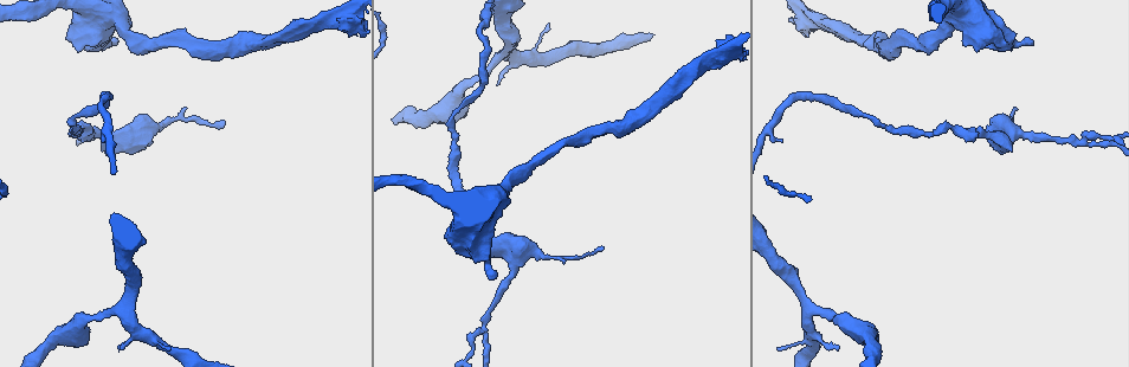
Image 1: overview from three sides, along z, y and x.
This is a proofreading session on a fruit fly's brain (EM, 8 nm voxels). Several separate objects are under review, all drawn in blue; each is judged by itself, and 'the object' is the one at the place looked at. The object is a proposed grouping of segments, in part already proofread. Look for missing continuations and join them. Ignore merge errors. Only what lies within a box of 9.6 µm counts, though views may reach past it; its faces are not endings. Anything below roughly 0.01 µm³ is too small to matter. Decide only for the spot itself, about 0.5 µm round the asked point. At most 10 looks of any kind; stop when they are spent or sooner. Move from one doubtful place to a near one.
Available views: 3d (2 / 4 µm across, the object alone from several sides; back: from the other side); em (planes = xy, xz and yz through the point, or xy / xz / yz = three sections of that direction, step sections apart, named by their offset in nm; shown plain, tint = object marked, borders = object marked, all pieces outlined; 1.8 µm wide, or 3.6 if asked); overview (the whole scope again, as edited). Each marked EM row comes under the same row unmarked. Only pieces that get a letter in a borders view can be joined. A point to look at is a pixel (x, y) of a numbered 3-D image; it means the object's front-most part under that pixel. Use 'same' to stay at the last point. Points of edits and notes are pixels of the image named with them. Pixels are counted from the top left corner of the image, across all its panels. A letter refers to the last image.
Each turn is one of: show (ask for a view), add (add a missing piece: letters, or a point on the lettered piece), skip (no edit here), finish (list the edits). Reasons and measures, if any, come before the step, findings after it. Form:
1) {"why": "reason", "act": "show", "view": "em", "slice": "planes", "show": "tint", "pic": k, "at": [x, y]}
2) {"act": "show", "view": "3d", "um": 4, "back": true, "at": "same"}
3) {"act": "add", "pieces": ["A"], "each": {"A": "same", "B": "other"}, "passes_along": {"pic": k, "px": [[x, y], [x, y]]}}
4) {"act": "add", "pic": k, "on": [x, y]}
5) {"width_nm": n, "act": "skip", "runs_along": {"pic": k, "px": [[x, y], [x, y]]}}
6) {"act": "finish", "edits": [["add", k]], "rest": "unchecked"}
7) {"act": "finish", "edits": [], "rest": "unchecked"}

{"why": "three-way junction", "act": "show", "view": "em", "slice": "yz", "step": 16, "show": "tint", "pic": 1, "at": [1084, 142]}

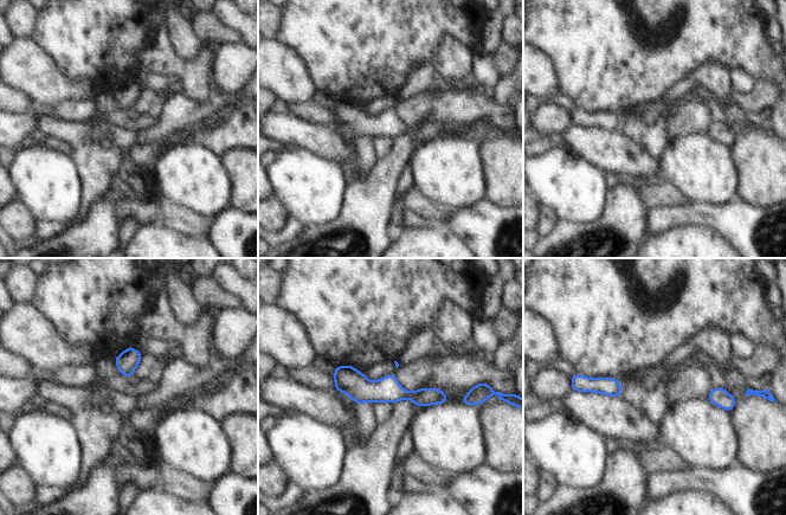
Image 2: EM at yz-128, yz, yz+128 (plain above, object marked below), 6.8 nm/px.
{"act": "show", "view": "em", "slice": "planes", "show": "tint", "at": "same"}

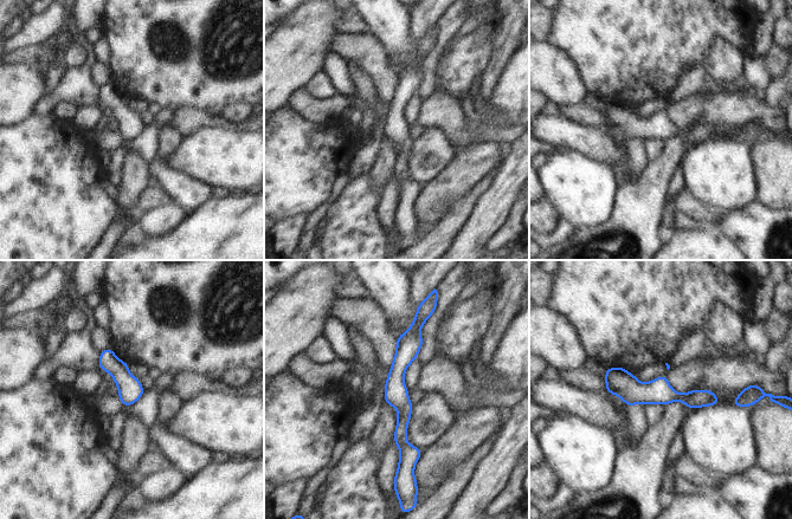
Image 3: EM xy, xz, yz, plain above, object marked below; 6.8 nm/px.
{"act": "show", "view": "em", "slice": "planes", "show": "borders", "at": "same"}

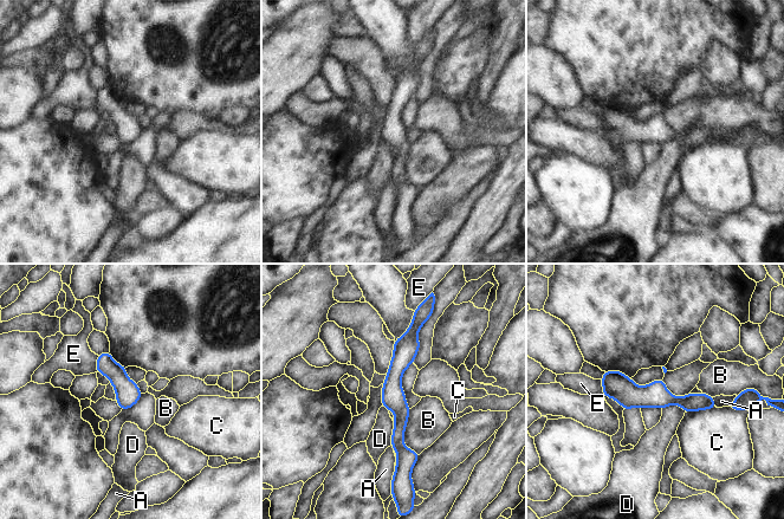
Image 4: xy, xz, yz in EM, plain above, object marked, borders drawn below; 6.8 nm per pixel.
{"longest_contact_nm": ["B", 320], "act": "skip", "each": {"A": "other", "B": "other", "C": "other", "D": "other", "E": "other"}, "found": "none of them fits"}

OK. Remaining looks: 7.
{"why": "sudden change in width", "act": "show", "view": "em", "slice": "planes", "show": "tint", "pic": 1, "at": [992, 135]}

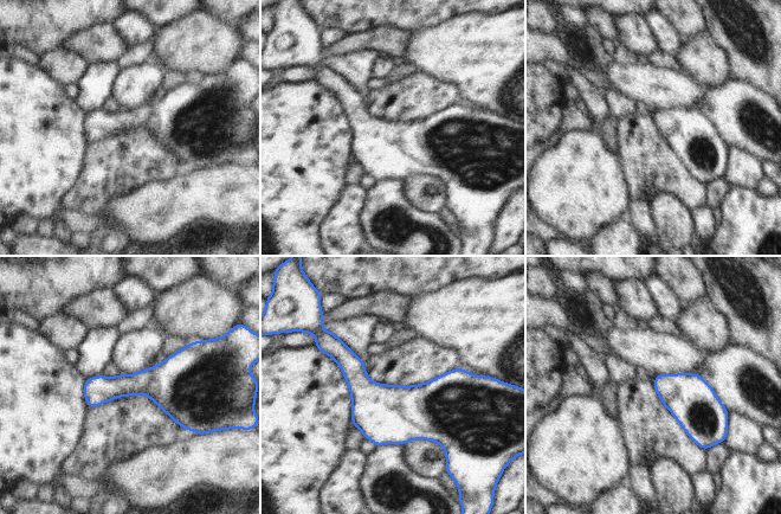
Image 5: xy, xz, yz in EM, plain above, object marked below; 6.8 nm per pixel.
{"why": "what lies round it", "act": "show", "view": "em", "slice": "planes", "show": "borders", "at": "same"}

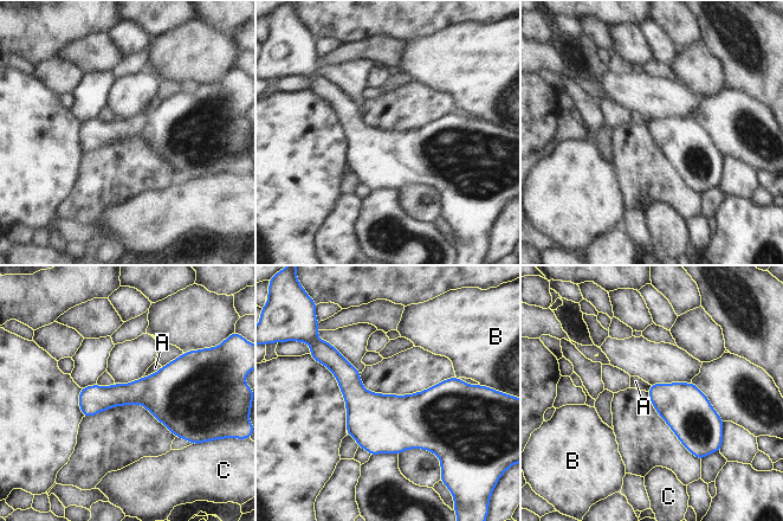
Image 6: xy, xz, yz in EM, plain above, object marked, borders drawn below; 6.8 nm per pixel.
{"width_nm": 190, "longest_contact_nm": ["A", 150], "act": "skip", "each": {"A": "other", "B": "other", "C": "other"}, "found": "no lettered piece goes on from it"}

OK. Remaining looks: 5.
{"why": "an open end", "act": "show", "view": "em", "slice": "planes", "show": "tint", "pic": 1, "at": [1031, 42]}

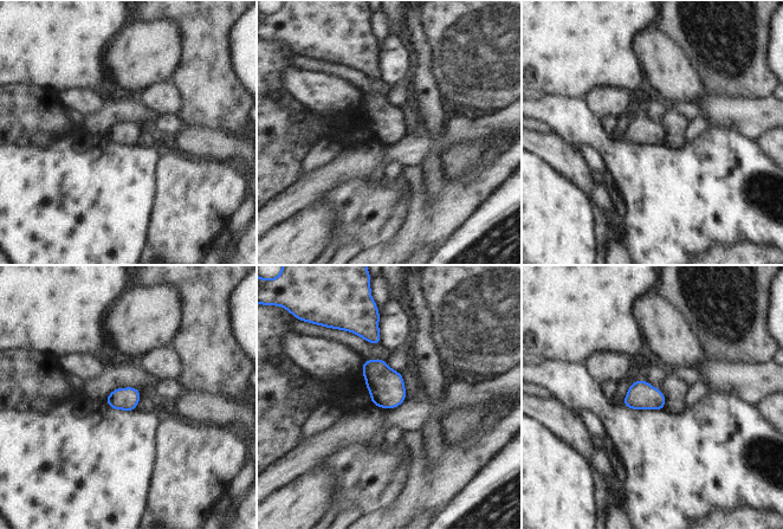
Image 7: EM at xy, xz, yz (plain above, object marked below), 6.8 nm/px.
{"act": "show", "view": "em", "slice": "planes", "show": "borders", "at": "same"}

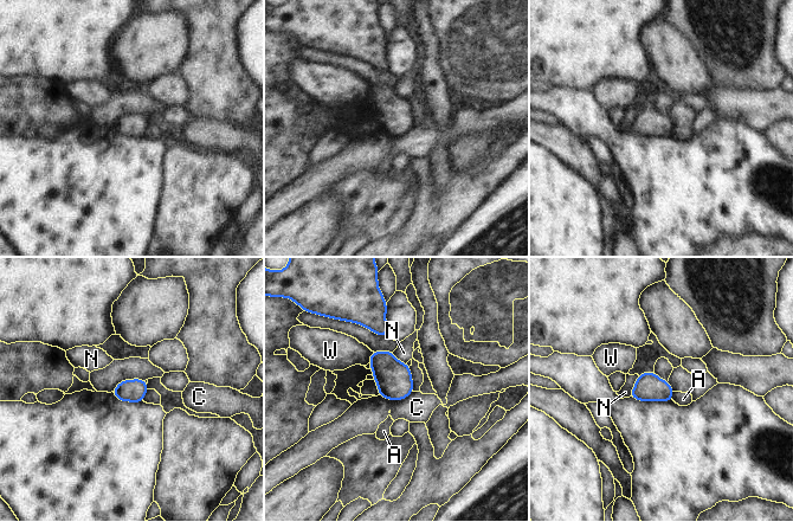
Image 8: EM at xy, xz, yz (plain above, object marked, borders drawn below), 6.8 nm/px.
{"width_nm": 150, "act": "skip", "each": {"A": "other", "C": "other", "N": "other", "W": "other"}, "border": {"pic": 8, "px": [[412, 391], [400, 399], [379, 395]]}, "found": "none of them fits"}

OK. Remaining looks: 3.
{"why": "branch stops here", "act": "show", "view": "em", "um": 3.6, "slice": "planes", "show": "borders", "pic": 1, "at": [119, 346]}

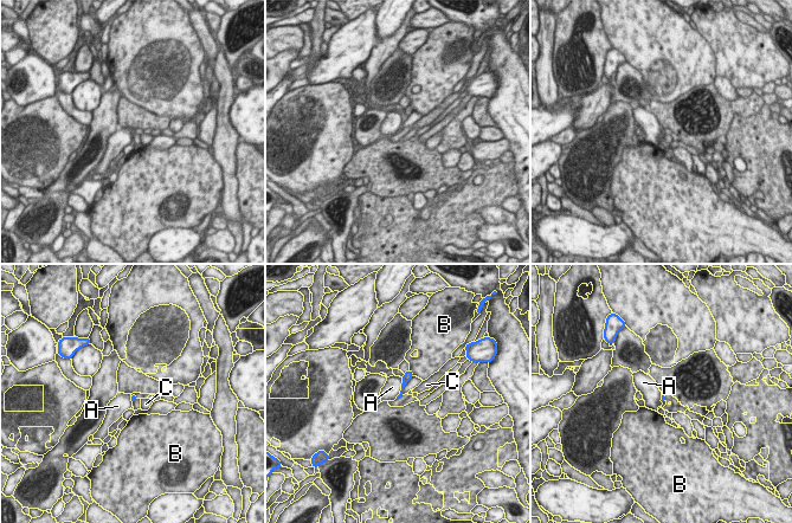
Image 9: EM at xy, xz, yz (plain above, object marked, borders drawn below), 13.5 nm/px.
{"act": "skip", "each": {"A": "other", "B": "other", "C": "other"}, "found": "none of them fits"}

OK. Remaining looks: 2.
{"act": "finish", "edits": [], "rest": "unchecked"}

